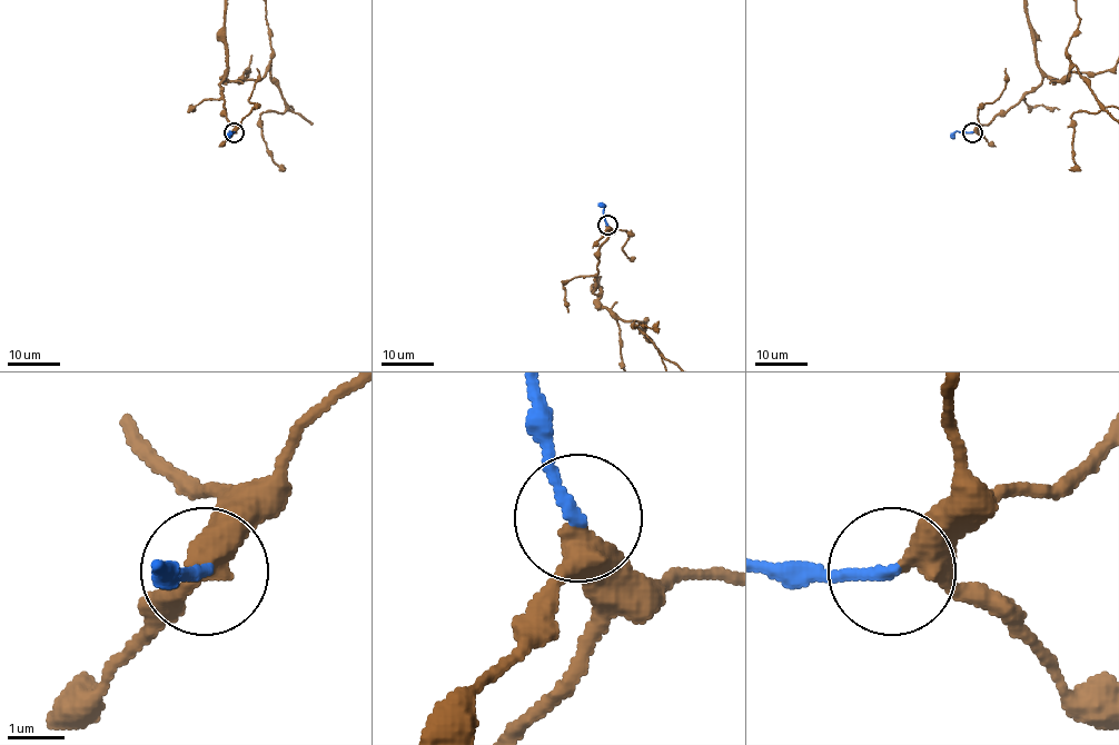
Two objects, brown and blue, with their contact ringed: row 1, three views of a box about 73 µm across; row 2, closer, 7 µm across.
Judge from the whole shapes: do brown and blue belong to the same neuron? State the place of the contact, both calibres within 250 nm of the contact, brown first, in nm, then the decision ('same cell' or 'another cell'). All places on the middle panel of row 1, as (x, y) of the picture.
(607, 225) | 400/220 nm | same cell

